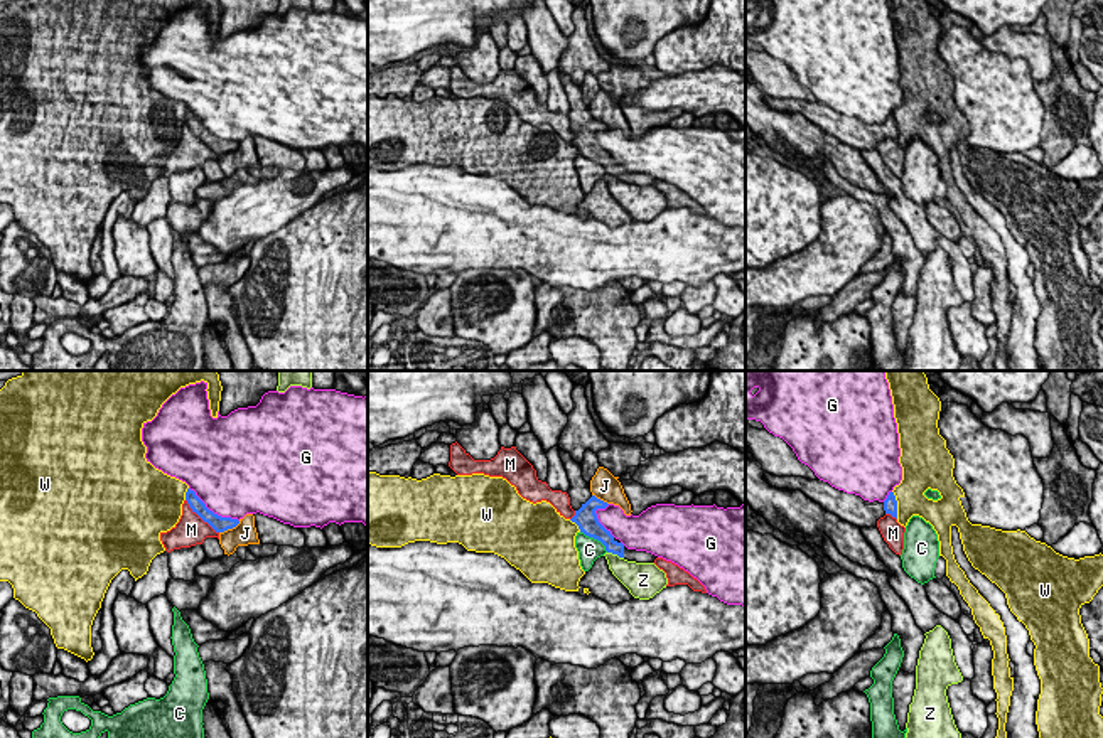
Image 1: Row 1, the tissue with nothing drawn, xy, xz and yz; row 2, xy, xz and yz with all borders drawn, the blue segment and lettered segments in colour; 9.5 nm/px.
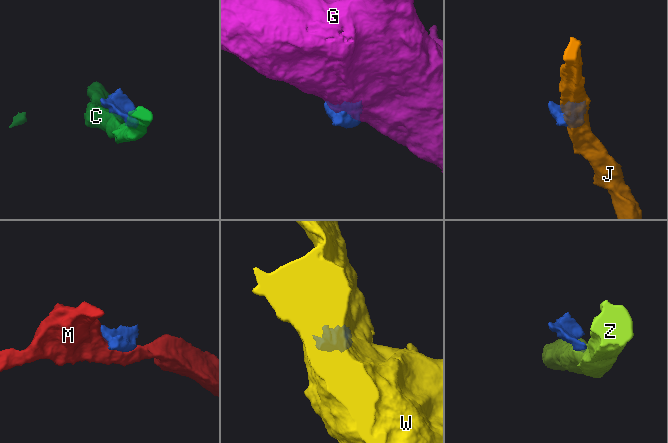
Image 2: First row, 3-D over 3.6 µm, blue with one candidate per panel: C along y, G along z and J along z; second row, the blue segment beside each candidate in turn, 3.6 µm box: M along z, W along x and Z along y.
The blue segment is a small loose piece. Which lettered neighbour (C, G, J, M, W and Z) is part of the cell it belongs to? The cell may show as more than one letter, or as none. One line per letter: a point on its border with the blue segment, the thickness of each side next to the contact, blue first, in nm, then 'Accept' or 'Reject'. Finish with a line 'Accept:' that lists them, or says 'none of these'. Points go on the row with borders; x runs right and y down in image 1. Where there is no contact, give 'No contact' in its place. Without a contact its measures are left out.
C: Touches blue at xz (596, 538). Thickness 220 nm (blue) against 220 nm. Reject
G: Touches blue at xy (211, 511). Thickness 160 nm (blue) against 500 nm. Reject
J: Touches blue at xy (230, 528). Thickness 160 nm (blue) against 220 nm. Reject
M: Touches blue at xy (201, 518). Thickness 160 nm (blue) against 300 nm. Reject
W: Touches blue at yz (896, 504). Thickness 130 nm (blue) against 280 nm. Reject
Z: Touches blue at xz (616, 553). Thickness 140 nm (blue) against 240 nm. Reject
Accept: none of these

